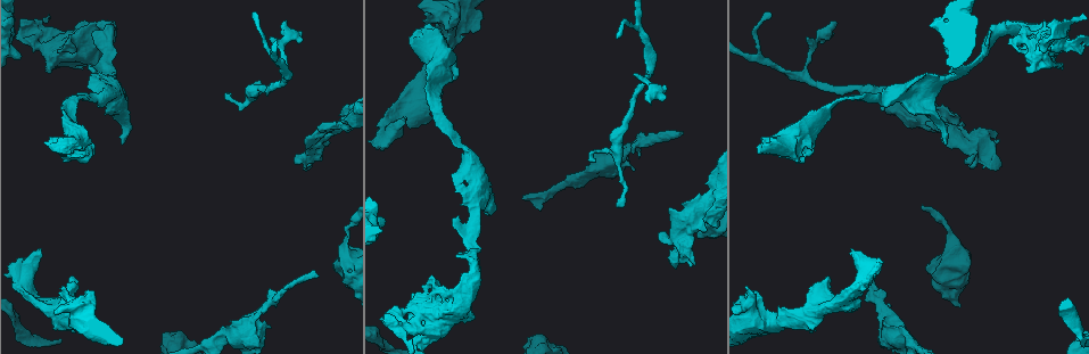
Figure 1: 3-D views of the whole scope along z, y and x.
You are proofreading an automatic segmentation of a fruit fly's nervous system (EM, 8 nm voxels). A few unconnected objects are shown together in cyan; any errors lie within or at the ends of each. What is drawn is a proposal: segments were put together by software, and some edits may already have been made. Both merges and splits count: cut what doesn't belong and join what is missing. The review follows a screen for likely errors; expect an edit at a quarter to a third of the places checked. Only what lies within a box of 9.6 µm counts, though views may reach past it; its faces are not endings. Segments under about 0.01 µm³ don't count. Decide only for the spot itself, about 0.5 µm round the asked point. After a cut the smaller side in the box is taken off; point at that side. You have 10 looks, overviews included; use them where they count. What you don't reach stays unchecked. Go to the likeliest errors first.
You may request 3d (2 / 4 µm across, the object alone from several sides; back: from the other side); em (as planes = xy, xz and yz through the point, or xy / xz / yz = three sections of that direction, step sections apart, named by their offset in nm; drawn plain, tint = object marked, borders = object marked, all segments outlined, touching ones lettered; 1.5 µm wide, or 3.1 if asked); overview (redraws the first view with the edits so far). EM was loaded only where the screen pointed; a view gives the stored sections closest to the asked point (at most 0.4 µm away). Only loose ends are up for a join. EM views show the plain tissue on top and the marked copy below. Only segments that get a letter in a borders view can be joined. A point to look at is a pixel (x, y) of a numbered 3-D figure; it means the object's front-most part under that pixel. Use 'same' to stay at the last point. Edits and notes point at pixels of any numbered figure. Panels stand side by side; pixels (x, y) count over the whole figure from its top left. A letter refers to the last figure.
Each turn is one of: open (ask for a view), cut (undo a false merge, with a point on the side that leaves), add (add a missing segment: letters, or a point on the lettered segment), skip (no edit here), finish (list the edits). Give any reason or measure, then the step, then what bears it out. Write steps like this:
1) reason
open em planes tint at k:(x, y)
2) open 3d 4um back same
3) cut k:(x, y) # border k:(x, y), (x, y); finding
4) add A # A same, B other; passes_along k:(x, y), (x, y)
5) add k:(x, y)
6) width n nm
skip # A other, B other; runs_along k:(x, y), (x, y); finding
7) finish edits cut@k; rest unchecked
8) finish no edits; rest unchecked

tapers out
open 3d 4um back at 1:(316, 277)

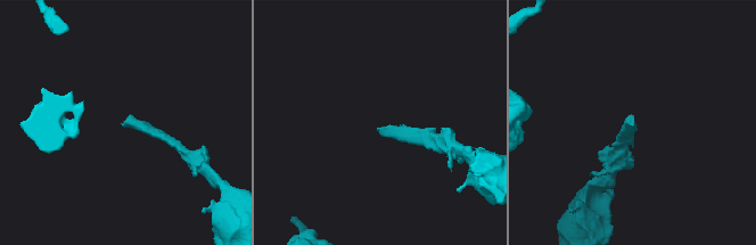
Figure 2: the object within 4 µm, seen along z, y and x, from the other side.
need the tissue
open em yz step 8 tint at 2:(377, 129)

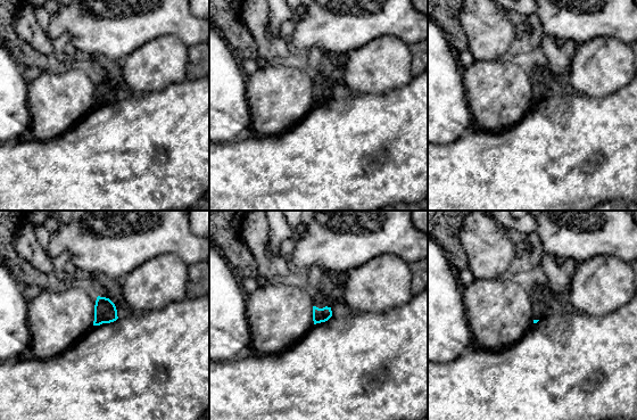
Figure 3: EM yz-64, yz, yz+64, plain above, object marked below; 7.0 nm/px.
another direction
open em planes borders same

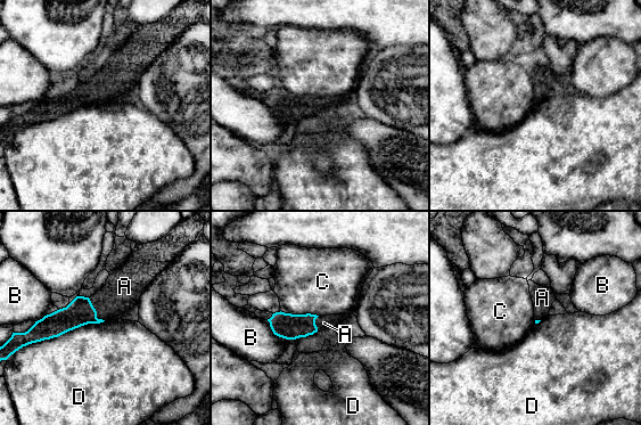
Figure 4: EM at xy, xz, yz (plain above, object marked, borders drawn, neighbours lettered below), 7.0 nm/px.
longest_contact D 550 nm
add A # A same, B other, C other, D other; passes_along 4:(80, 311), (96, 311), (123, 288); it goes on there

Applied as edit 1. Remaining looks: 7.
two arms at a narrow angle
open em yz step 4 borders at 1:(949, 129)

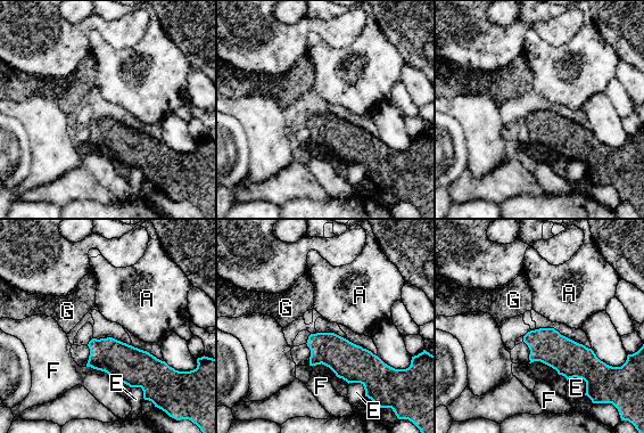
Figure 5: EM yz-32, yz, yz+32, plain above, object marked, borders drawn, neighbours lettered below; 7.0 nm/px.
skip # A other, E other, F other, G other; border 5:(567, 380), (580, 377), (585, 382); all the same neuron

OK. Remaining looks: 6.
branch stops here
open 3d 2um at 1:(616, 203)

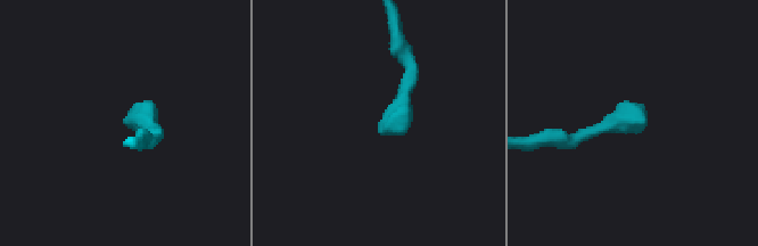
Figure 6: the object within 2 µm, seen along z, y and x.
open em planes tint at 6:(640, 122)

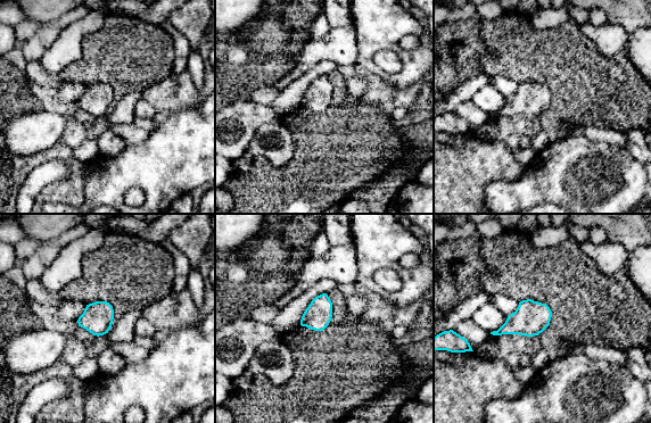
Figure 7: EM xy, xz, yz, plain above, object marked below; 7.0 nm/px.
open em planes borders same

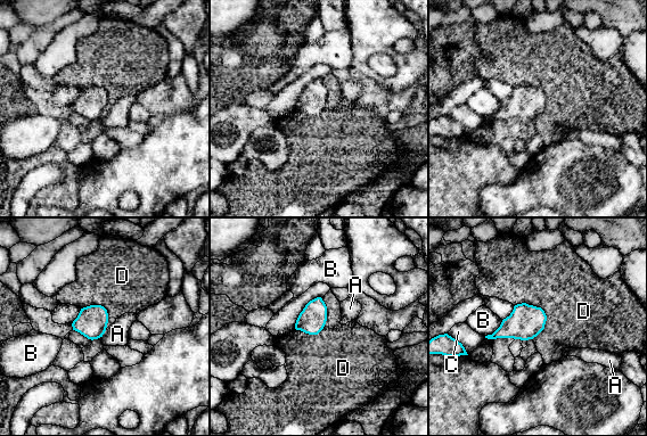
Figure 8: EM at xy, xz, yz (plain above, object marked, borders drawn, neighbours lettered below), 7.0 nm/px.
skip # A other, B other, C other, D other; border 8:(322, 298), (325, 326), (296, 330); no lettered segment goes on from it

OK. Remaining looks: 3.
thick turns thin
open 3d 4um at 1:(35, 299)

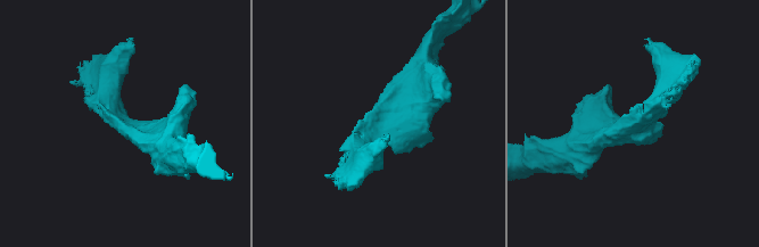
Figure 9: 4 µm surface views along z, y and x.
arm_widths 400, 400 nm; shape alone is not enough
open em planes borders at 9:(636, 123)

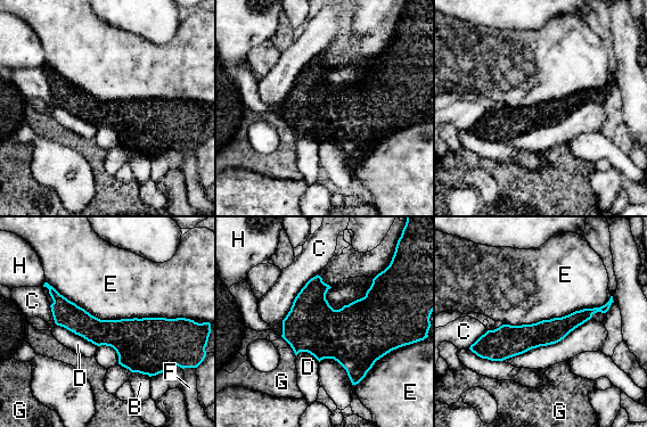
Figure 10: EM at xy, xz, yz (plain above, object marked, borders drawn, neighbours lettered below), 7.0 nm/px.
width 190 nm
skip # B other, C other, D other, E other, F other, G other, H other; border 10:(47, 281), (100, 319), (185, 318); one neuron here

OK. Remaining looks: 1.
finish edits add@4; rest unchecked

